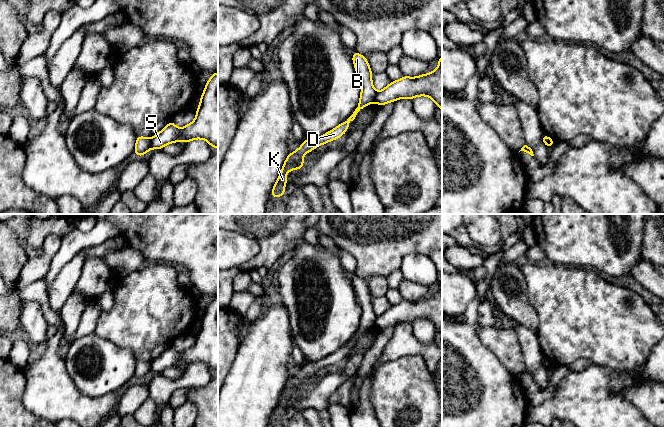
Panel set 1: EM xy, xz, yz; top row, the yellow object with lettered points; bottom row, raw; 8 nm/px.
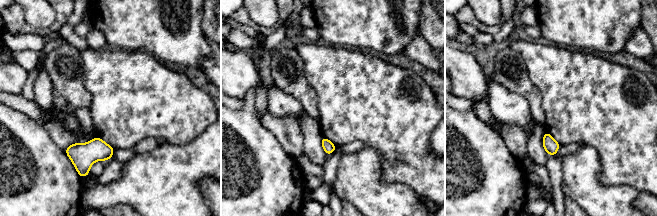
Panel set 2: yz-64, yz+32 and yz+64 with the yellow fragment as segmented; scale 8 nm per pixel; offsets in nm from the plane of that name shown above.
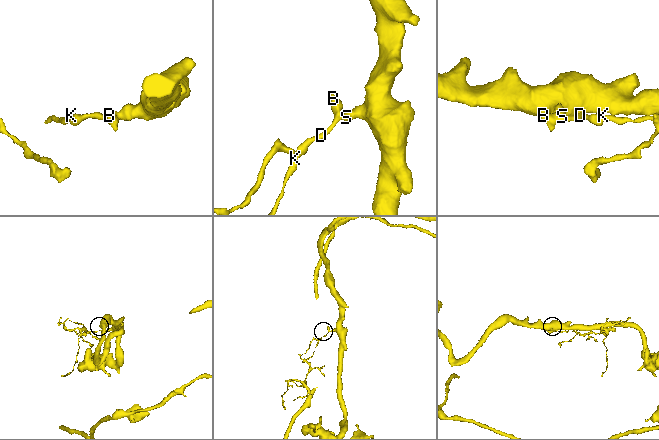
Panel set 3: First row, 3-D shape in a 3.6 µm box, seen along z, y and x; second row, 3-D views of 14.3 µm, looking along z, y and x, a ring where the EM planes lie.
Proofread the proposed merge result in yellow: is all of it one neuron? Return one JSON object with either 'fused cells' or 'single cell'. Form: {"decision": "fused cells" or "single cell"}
{"decision": "fused cells"}

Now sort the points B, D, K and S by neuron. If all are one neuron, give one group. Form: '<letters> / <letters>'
B D K / S

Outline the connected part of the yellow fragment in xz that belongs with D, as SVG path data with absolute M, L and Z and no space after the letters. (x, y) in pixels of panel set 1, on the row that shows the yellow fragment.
M354 50L352 55L352 61L362 86L360 100L357 108L345 122L342 122L334 129L317 138L305 139L302 145L296 151L290 152L290 154L285 159L278 179L272 188L272 192L270 193L271 197L276 198L280 196L285 196L284 188L287 184L288 179L286 173L291 170L297 171L298 169L302 168L305 164L303 161L303 156L306 153L313 151L318 146L324 145L327 142L339 139L343 134L347 132L349 123L355 119L357 113L361 109L375 101L377 91L374 89L372 83L373 72L370 69L368 60L362 54L359 54Z

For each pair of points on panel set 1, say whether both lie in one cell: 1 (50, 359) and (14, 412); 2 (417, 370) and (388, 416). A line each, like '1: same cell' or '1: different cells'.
1: different cells
2: same cell

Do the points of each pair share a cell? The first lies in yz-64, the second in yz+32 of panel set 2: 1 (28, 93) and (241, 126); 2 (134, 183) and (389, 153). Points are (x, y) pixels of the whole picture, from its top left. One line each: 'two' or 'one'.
1: one
2: two

